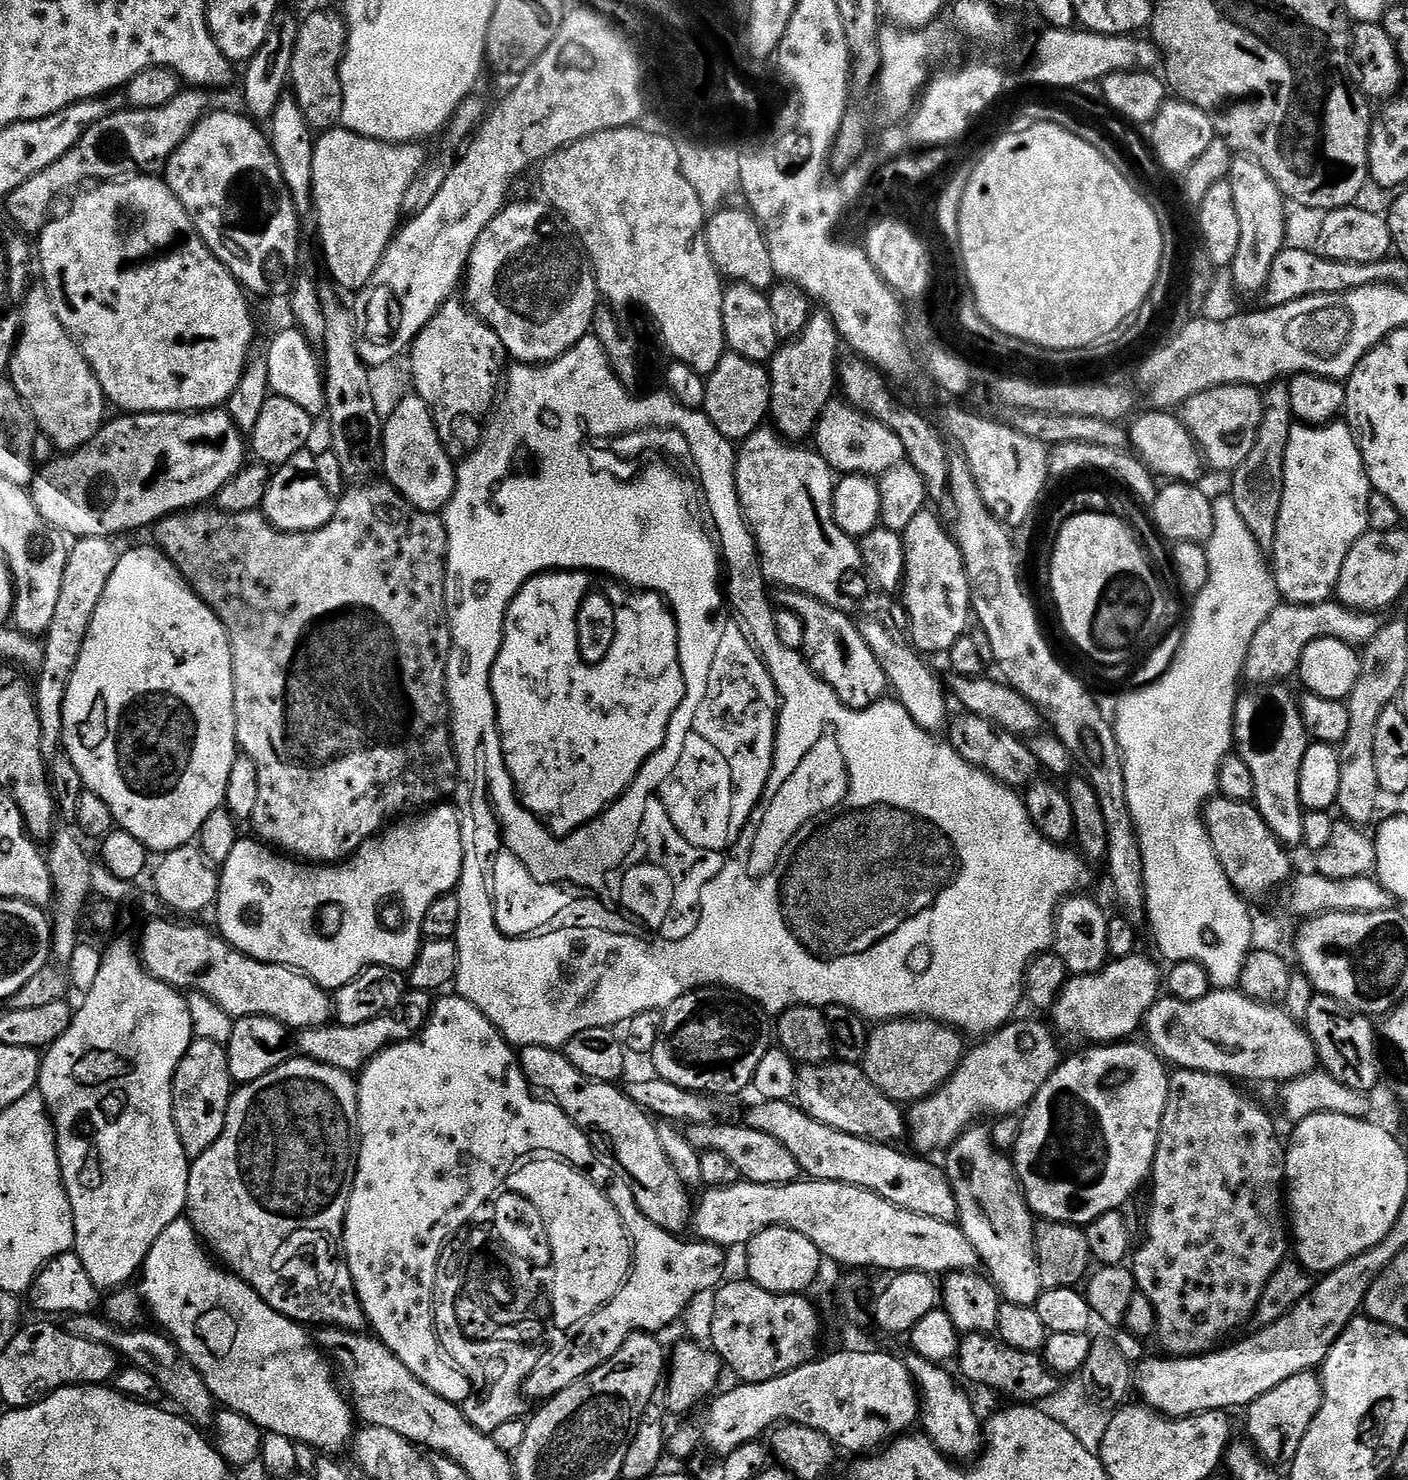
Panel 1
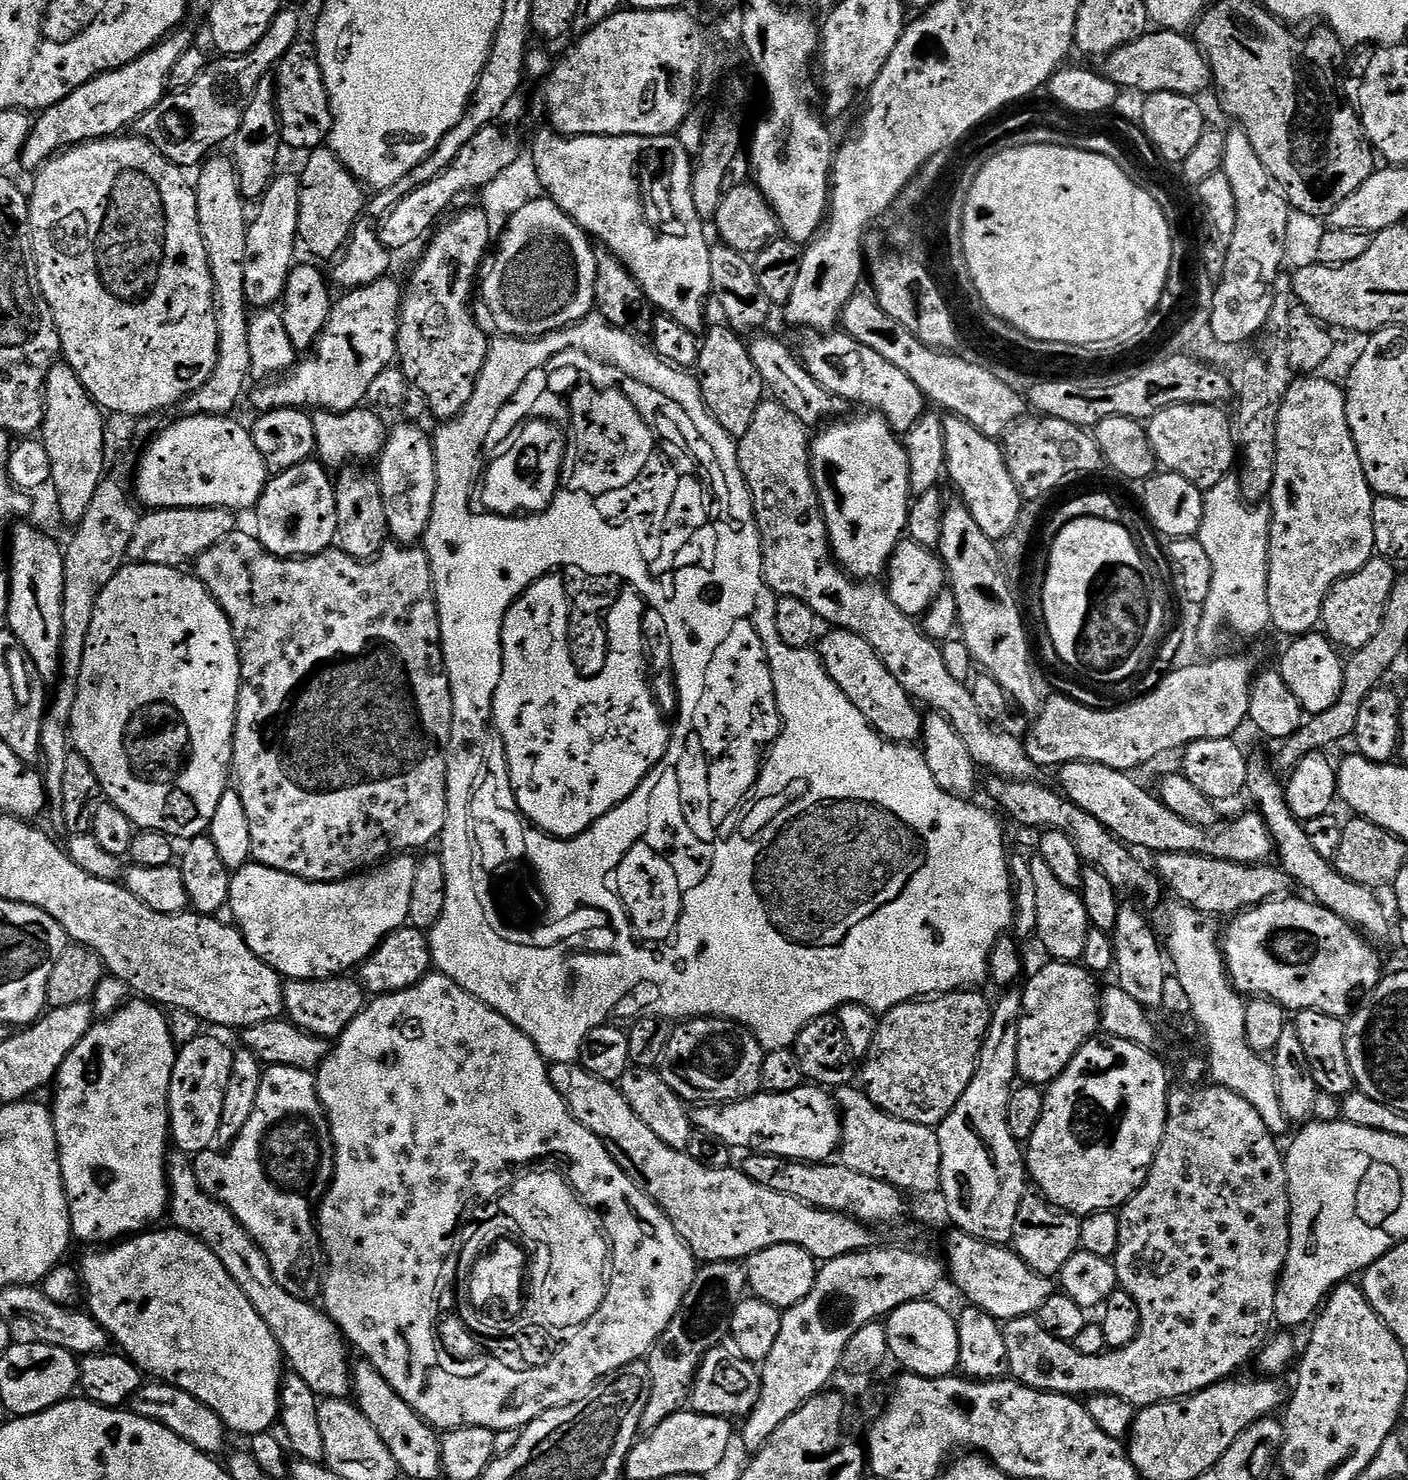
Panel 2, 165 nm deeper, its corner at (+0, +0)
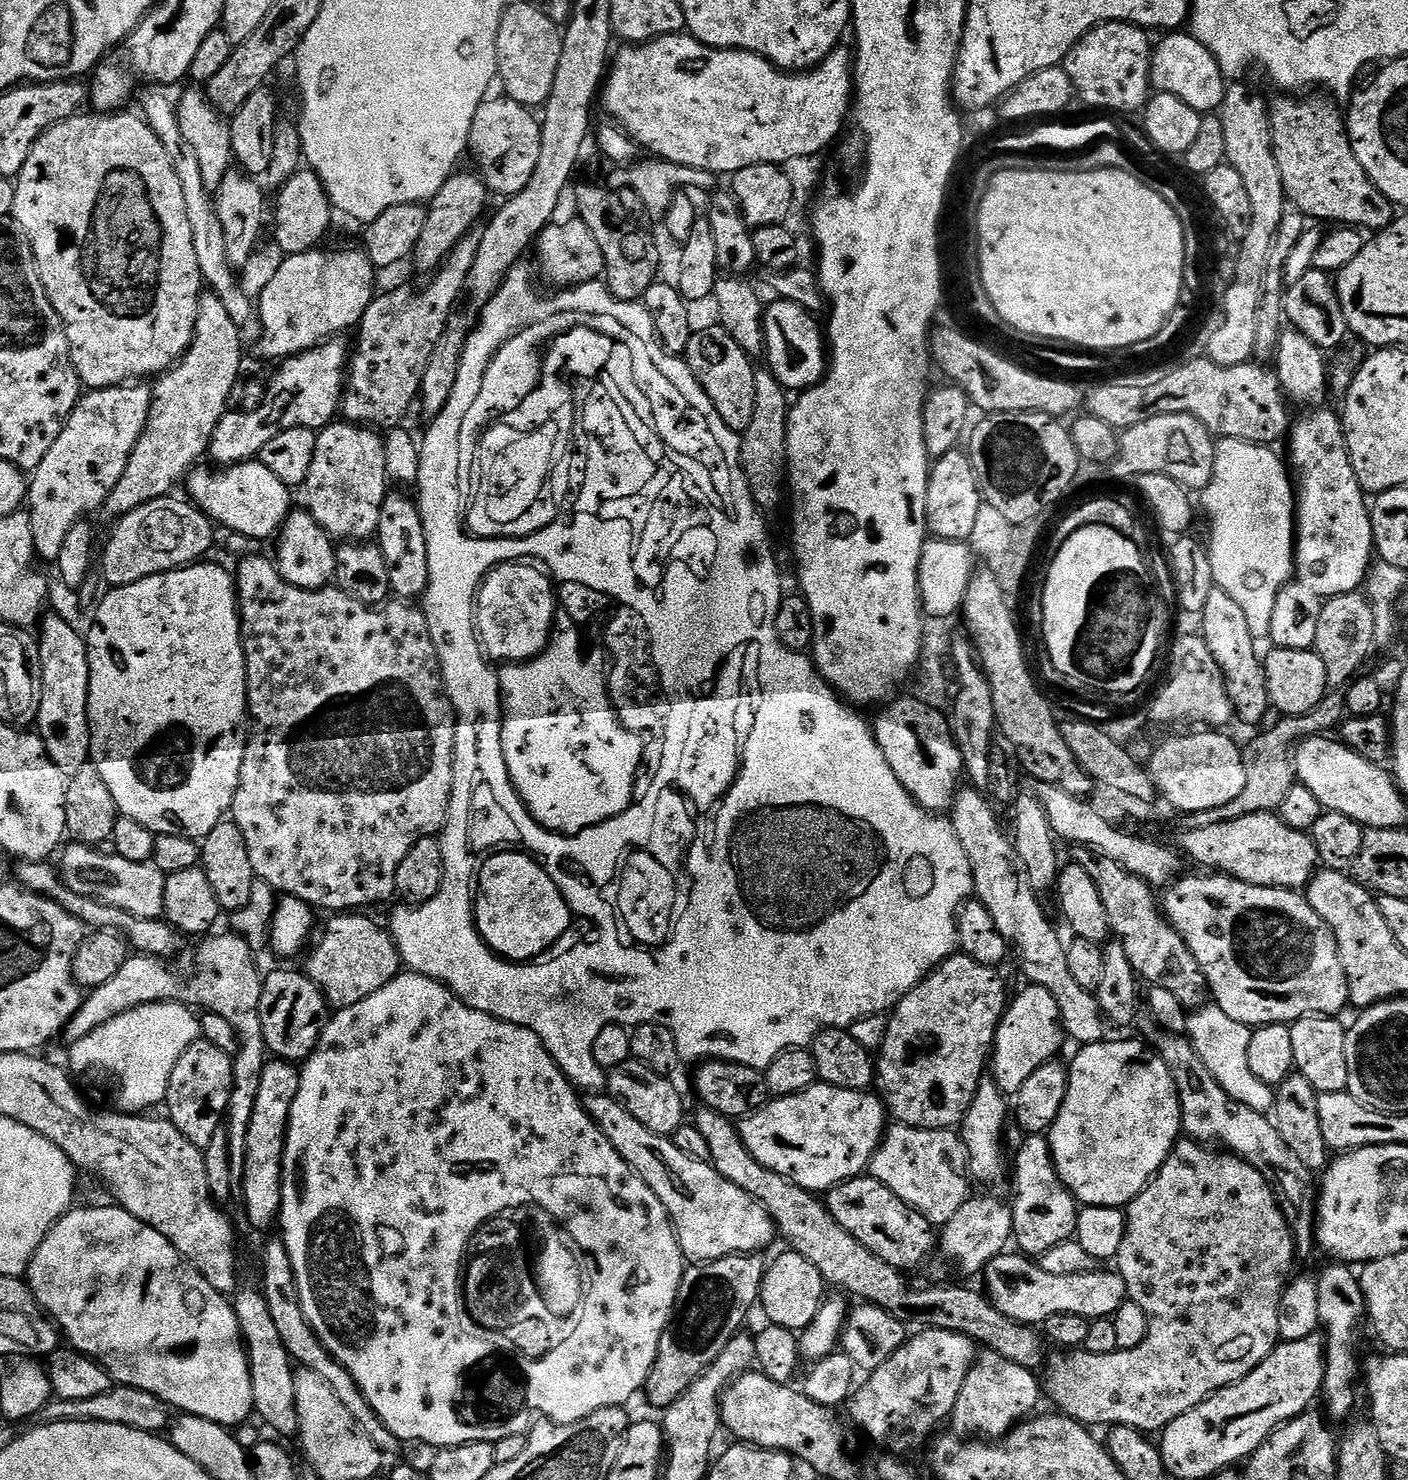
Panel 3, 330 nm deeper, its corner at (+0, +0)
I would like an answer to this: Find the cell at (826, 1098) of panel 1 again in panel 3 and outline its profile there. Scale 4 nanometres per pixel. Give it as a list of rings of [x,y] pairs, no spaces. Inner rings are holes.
[[[893,1123],[872,1156],[870,1175],[894,1190],[902,1202],[921,1212],[934,1226],[948,1223],[970,1199],[968,1148],[955,1131],[947,1128],[911,1128]]]

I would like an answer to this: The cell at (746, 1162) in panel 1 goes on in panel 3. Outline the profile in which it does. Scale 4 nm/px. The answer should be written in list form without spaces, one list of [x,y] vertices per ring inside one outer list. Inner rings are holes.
[[[870,1174],[834,1186],[826,1193],[826,1203],[829,1214],[842,1230],[854,1234],[866,1250],[878,1254],[878,1258],[890,1266],[901,1270],[916,1268],[932,1251],[937,1251],[938,1236],[934,1225]]]

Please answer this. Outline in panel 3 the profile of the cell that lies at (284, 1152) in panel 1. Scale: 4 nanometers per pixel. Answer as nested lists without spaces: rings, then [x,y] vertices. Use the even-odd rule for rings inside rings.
[[[272,1058],[264,1065],[261,1088],[250,1119],[246,1138],[245,1176],[242,1202],[248,1207],[248,1220],[256,1228],[277,1223],[280,1214],[280,1185],[284,1182],[284,1139],[288,1136],[288,1119],[298,1094],[300,1074],[295,1063]]]

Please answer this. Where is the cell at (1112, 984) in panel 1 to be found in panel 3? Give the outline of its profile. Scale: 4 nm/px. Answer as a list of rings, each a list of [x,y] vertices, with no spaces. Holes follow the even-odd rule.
[[[1028,984],[1004,1010],[996,1031],[996,1043],[990,1057],[990,1076],[1005,1094],[1017,1094],[1023,1083],[1043,1064],[1057,1059],[1060,1047],[1066,1044],[1064,1024],[1060,1020],[1054,994],[1037,984]]]

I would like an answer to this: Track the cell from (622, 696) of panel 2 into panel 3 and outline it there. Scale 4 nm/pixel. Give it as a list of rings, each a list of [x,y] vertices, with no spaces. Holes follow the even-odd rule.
[[[557,611],[554,635],[548,641],[548,647],[535,659],[527,662],[509,663],[507,666],[501,667],[498,672],[502,697],[502,727],[500,730],[502,750],[512,784],[519,790],[520,801],[527,806],[530,818],[534,818],[534,822],[547,826],[550,830],[564,830],[564,832],[572,832],[572,830],[586,826],[588,822],[596,822],[596,820],[610,818],[610,816],[618,814],[620,808],[624,808],[634,798],[634,768],[636,768],[638,758],[640,758],[640,742],[634,738],[634,734],[630,736],[630,734],[626,734],[626,730],[622,730],[622,726],[618,726],[618,721],[622,719],[621,713],[616,713],[614,698],[606,698],[608,691],[606,691],[606,680],[604,680],[604,672],[602,672],[602,658],[598,656],[598,664],[596,664],[596,658],[582,658],[578,652],[578,636],[580,636],[580,640],[590,638],[592,628],[573,622],[571,611]],[[532,775],[541,776],[544,779],[540,784],[540,792],[531,792],[530,789],[523,788],[524,780],[520,776]]]

